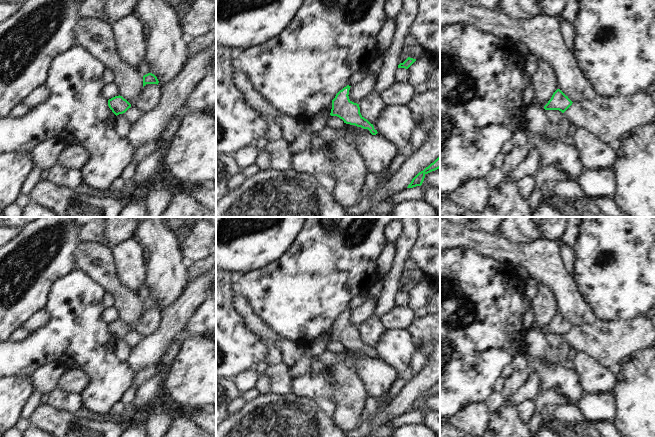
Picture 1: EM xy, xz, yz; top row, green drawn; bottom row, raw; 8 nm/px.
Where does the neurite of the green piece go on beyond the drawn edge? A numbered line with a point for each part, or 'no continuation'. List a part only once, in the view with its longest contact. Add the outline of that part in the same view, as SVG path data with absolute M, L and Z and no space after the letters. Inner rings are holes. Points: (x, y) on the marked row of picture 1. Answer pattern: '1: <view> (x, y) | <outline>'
no continuation

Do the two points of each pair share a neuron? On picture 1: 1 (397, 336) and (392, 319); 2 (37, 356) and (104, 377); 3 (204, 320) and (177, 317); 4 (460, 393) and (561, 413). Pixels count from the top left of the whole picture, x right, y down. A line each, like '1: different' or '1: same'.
1: different
2: same
3: different
4: different

